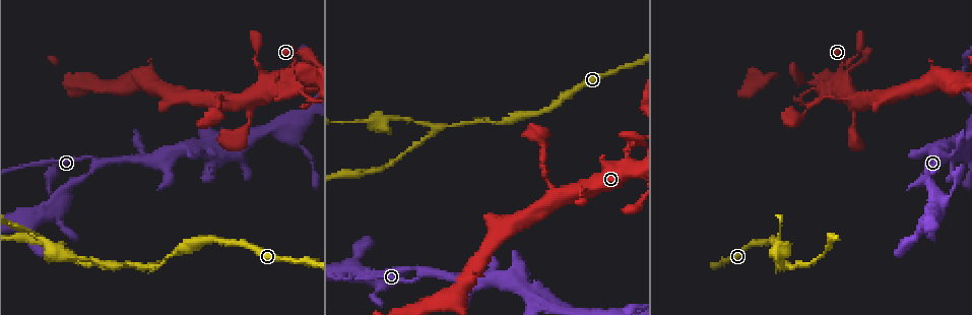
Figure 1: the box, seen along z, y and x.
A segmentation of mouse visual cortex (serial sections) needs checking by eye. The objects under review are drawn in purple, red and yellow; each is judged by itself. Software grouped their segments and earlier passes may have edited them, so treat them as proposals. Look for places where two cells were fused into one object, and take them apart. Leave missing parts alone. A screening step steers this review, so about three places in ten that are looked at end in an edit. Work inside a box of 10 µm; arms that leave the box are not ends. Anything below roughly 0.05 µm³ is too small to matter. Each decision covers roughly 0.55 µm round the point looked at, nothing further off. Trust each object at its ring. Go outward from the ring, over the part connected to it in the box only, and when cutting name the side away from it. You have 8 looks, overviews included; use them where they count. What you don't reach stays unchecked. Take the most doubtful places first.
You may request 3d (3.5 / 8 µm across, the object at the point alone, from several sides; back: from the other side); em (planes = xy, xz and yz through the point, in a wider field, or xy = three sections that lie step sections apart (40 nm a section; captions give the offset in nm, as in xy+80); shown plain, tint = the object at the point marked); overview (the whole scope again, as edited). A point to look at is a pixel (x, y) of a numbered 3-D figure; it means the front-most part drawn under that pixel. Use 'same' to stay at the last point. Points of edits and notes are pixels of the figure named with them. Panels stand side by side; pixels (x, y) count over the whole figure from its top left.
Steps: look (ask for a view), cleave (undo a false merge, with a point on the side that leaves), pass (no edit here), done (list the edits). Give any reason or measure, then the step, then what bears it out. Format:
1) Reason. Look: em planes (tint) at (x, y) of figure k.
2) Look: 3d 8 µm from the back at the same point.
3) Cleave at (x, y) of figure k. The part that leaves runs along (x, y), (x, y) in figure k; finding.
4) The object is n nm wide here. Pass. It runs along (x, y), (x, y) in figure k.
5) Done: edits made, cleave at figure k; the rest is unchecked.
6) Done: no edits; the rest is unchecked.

A fork. Look: 3d 8 µm at (437, 130) of figure 1.

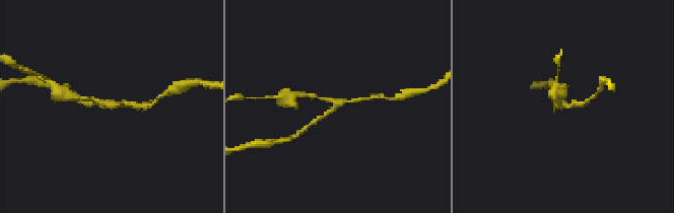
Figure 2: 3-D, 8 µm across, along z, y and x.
Need the tissue. Look: em xy step 3 (tint) at the same point.

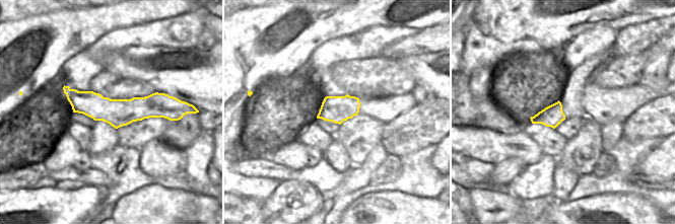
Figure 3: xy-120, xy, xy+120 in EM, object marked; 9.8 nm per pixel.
Pass. One cell here.

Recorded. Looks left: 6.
Abrupt turn. Look: 3d 3.5 µm at (631, 147) of figure 1.

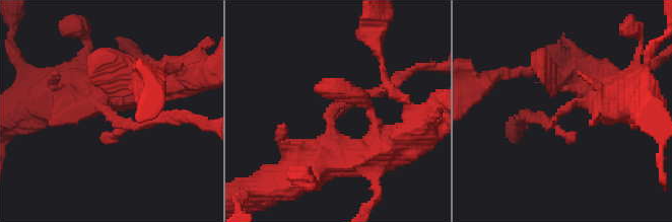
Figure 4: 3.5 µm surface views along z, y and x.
Now the EM. Look: em xy step 3 (tint) at (563, 111) of figure 4.

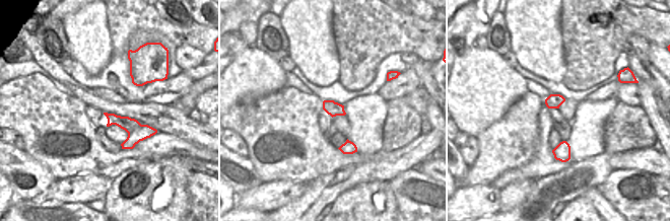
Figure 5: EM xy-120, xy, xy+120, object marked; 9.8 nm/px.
Pass. One cell here.

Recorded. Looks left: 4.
Four or more arms meet. Look: em xy step 1 (tint) at (950, 149) of figure 1.

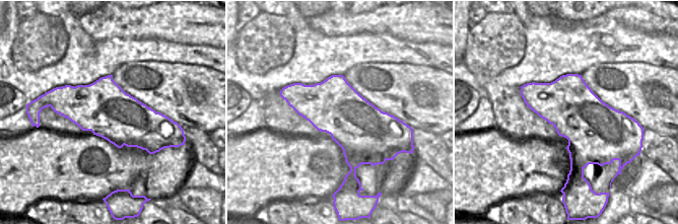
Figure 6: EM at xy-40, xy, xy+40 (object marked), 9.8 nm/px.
Wider look. Look: 3d 3.5 µm at the same point.

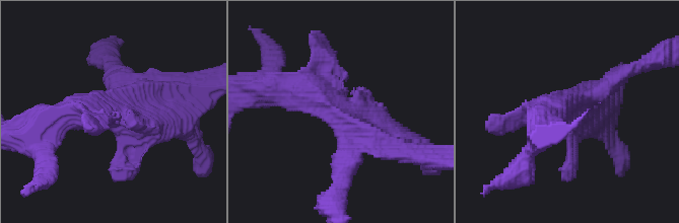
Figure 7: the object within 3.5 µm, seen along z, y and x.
Pass. It runs along (280, 86), (367, 115), (398, 138) in figure 7; one cell here.

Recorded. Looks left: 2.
Done: no edits; the rest is unchecked.

